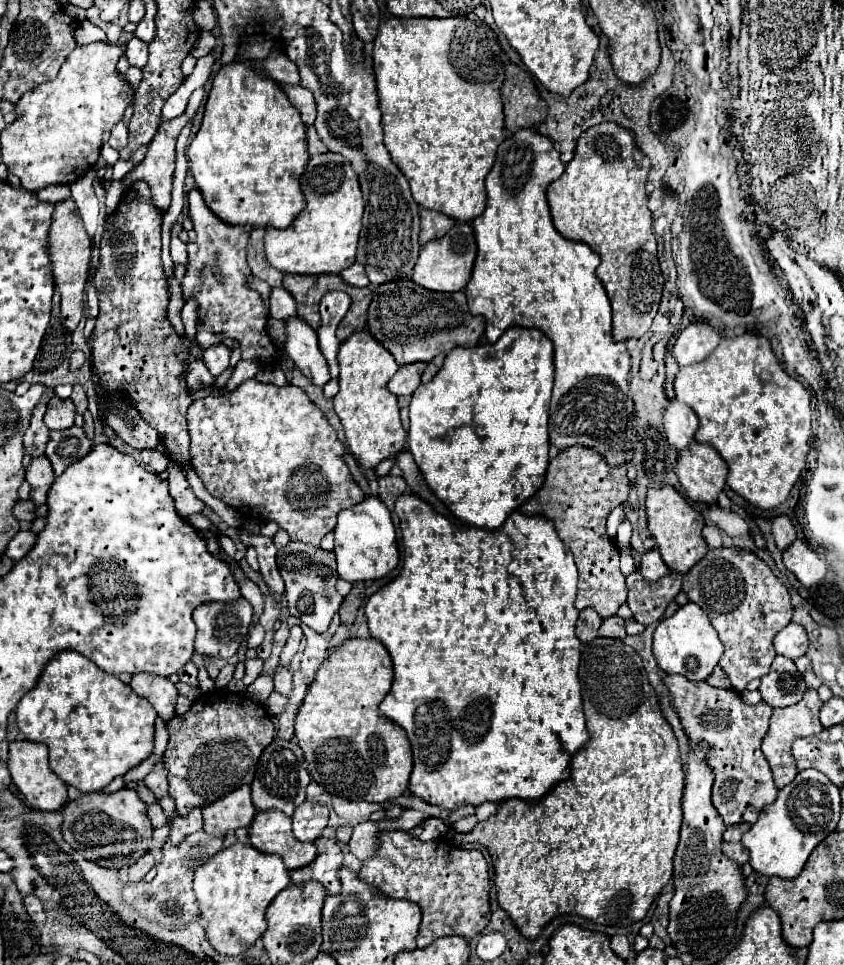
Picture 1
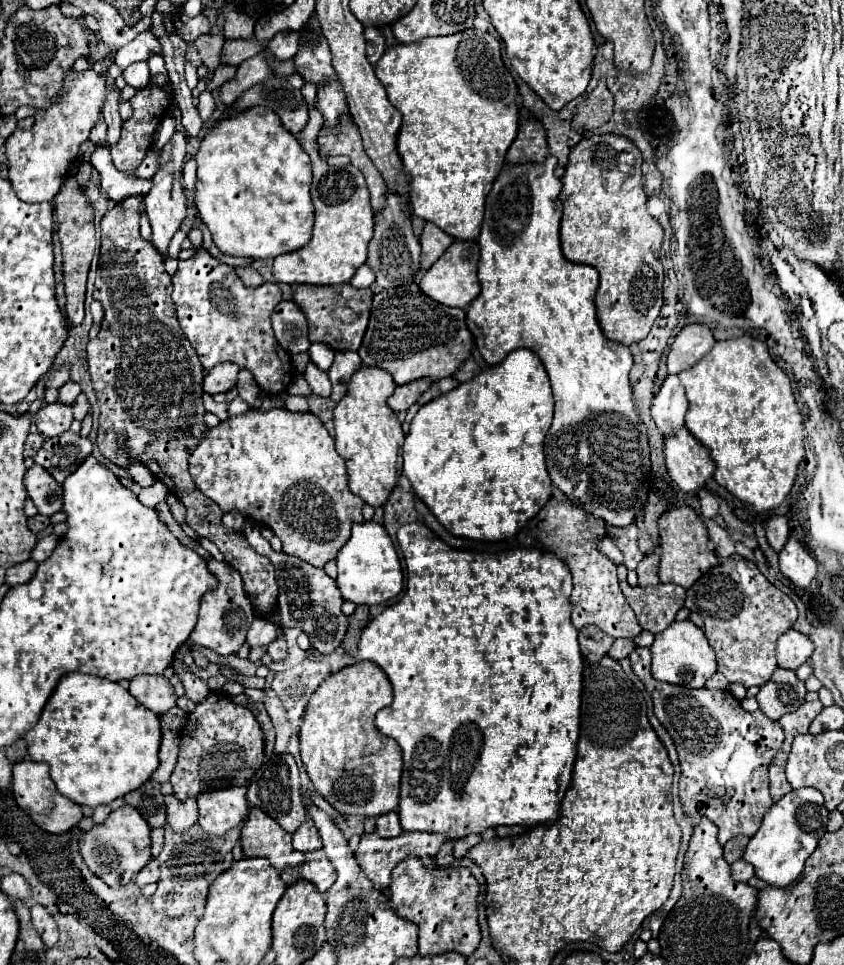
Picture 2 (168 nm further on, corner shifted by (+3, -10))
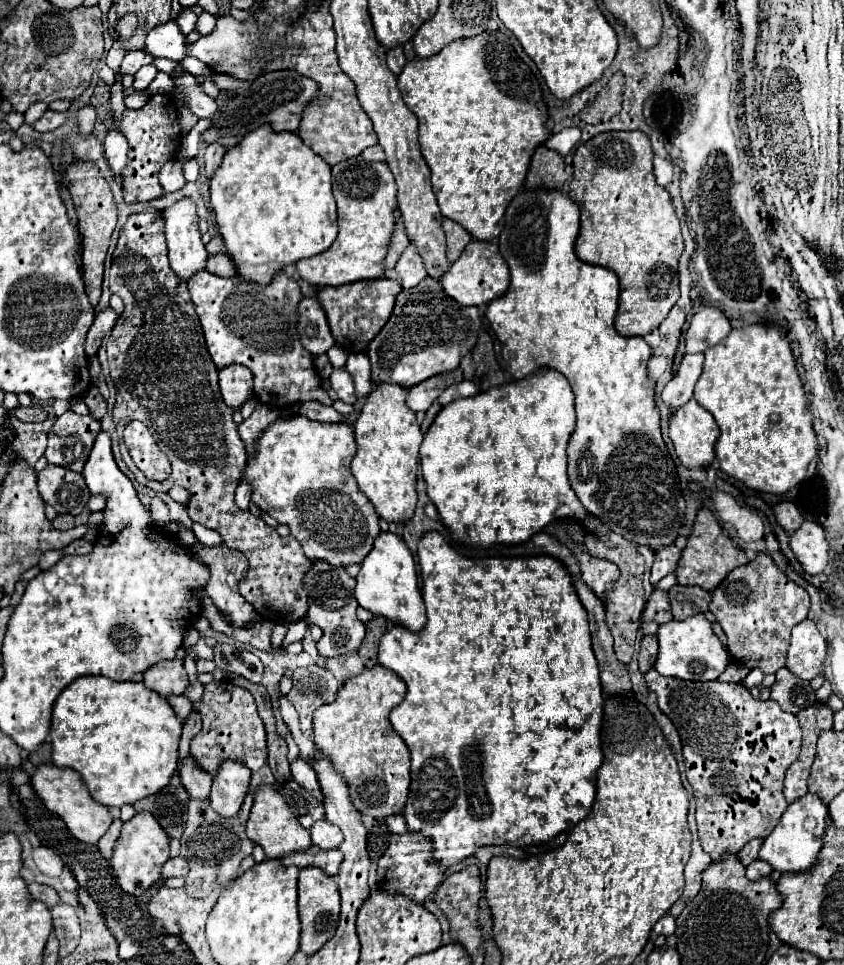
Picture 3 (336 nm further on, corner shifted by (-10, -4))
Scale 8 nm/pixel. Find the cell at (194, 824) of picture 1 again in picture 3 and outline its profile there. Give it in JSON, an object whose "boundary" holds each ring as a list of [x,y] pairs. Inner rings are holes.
{"boundary":[[[188,757],[180,769],[180,781],[186,787],[186,793],[190,799],[208,799],[210,787],[212,787],[212,777],[204,773],[200,767],[192,763],[192,757]]]}

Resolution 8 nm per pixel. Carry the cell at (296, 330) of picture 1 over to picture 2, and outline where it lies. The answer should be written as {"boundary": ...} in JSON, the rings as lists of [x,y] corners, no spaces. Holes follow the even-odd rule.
{"boundary":[[[313,363],[307,365],[305,379],[309,381],[309,385],[311,385],[311,389],[313,389],[315,395],[319,395],[319,397],[329,397],[331,395],[331,381],[329,381],[327,373],[321,371],[321,369],[317,369]]]}

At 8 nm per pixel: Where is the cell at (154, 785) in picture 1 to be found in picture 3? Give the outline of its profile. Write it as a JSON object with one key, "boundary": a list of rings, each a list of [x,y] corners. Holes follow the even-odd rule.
{"boundary":[[[170,695],[168,701],[170,701],[172,709],[176,711],[176,715],[180,717],[180,721],[184,721],[188,717],[188,713],[192,711],[192,703],[186,695]]]}

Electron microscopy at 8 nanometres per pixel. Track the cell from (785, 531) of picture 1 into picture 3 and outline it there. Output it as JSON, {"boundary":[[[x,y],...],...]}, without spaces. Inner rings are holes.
{"boundary":[[[784,501],[784,503],[776,505],[774,515],[776,515],[776,521],[780,523],[780,527],[786,533],[794,533],[802,525],[802,521],[804,521],[804,517],[800,515],[798,507],[794,503],[790,503],[790,501]]]}

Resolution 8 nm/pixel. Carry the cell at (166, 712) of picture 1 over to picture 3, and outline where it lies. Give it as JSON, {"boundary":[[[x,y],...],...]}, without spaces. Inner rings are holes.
{"boundary":[[[180,659],[172,661],[160,661],[158,665],[152,665],[144,673],[144,685],[164,697],[170,695],[182,695],[188,687],[188,675],[184,671],[184,665]]]}

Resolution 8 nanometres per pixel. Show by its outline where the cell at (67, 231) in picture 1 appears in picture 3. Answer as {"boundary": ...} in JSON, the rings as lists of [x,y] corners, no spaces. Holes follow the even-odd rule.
{"boundary":[[[76,159],[70,163],[64,181],[70,183],[68,189],[72,193],[72,201],[78,215],[78,229],[82,233],[82,277],[86,295],[92,303],[92,307],[98,305],[100,291],[102,291],[102,271],[104,271],[104,259],[110,245],[112,231],[116,227],[116,205],[112,199],[112,191],[106,183],[106,179],[100,175],[98,167],[92,163],[86,163],[82,159]]]}

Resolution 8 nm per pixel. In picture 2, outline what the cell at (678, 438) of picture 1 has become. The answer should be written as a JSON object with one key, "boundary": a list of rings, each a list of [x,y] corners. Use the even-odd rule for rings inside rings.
{"boundary":[[[667,375],[661,389],[655,393],[651,403],[651,417],[657,423],[659,431],[669,437],[675,429],[683,427],[687,413],[685,389],[677,375]]]}

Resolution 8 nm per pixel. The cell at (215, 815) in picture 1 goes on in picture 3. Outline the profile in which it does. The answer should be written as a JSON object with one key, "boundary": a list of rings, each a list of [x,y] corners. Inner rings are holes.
{"boundary":[[[222,763],[210,791],[210,805],[222,817],[236,817],[250,787],[252,771],[242,763]]]}

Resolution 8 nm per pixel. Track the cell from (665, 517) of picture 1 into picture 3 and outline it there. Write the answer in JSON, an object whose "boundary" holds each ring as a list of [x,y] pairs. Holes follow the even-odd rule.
{"boundary":[[[700,509],[694,519],[692,533],[686,541],[682,557],[678,561],[678,567],[676,567],[678,583],[680,585],[698,585],[706,591],[712,591],[726,577],[728,571],[732,571],[734,567],[740,567],[744,563],[748,563],[746,555],[738,547],[734,547],[732,539],[722,531],[714,513],[710,509]]]}

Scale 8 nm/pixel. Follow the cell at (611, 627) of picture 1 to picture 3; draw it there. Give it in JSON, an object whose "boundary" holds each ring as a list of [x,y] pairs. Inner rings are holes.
{"boundary":[[[644,635],[640,641],[640,651],[638,651],[638,663],[642,673],[646,673],[652,667],[652,663],[656,661],[656,655],[658,655],[656,635]]]}

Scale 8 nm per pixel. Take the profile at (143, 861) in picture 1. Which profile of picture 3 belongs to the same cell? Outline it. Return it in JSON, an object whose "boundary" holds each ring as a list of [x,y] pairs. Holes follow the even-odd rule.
{"boundary":[[[174,857],[174,859],[168,859],[162,867],[162,879],[168,879],[168,877],[184,877],[188,873],[188,863],[182,859],[182,857]]]}

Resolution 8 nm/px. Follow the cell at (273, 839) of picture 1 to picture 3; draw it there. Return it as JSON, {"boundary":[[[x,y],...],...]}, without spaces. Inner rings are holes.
{"boundary":[[[272,785],[258,787],[254,807],[252,807],[252,813],[250,813],[250,819],[246,825],[246,835],[264,849],[268,859],[274,859],[274,857],[280,859],[280,857],[290,855],[290,853],[306,851],[312,845],[310,831],[298,823],[298,819],[290,811],[290,807],[284,803],[280,793]]]}

